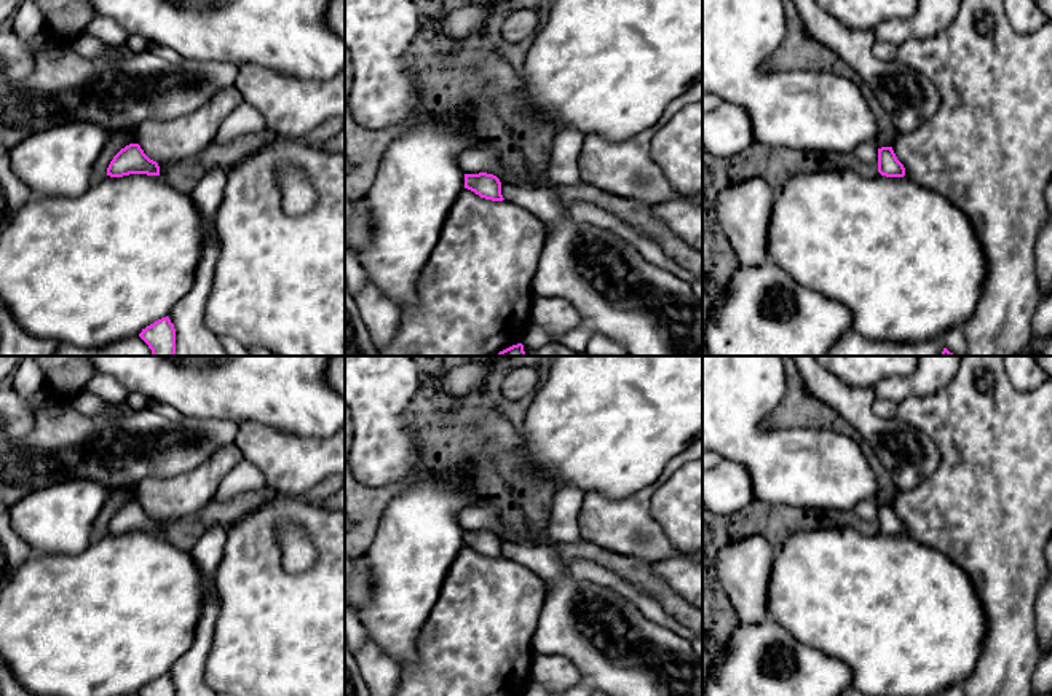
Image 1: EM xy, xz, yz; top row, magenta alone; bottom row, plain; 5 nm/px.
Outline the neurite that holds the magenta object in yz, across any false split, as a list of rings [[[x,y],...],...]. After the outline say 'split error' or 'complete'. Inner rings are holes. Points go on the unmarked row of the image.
[[[892,504],[878,506],[878,530],[886,535],[904,535],[905,525],[897,517]]] | complete

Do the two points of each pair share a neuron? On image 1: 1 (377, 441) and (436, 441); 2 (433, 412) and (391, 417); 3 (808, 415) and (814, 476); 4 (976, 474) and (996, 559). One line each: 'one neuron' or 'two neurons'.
1: two neurons
2: two neurons
3: two neurons
4: one neuron

